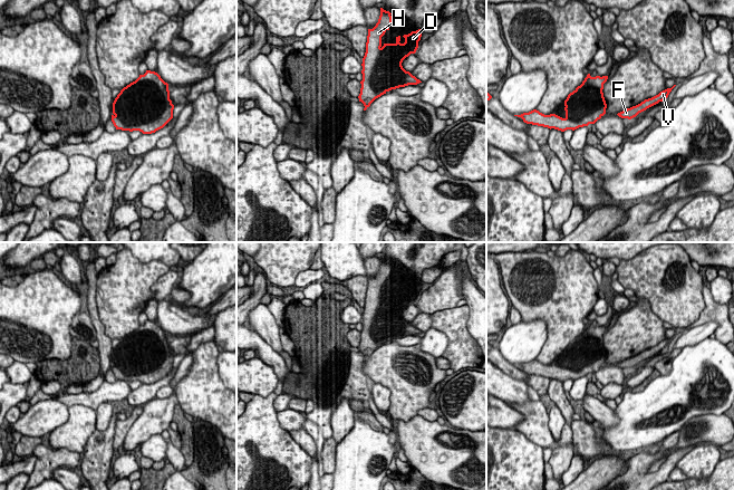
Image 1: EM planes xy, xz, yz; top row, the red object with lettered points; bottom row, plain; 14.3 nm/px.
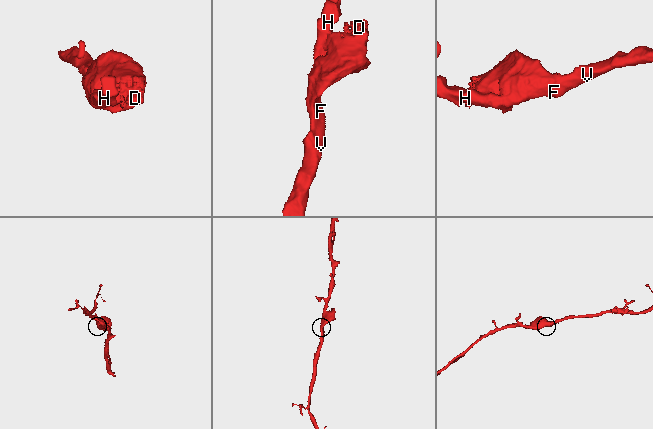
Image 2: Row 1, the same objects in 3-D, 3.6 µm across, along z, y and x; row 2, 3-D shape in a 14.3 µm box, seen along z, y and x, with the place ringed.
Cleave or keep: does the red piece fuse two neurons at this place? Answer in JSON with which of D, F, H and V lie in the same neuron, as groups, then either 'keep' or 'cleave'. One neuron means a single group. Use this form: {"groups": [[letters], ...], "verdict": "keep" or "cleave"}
{"groups": [["D", "F", "H", "V"]], "verdict": "keep"}

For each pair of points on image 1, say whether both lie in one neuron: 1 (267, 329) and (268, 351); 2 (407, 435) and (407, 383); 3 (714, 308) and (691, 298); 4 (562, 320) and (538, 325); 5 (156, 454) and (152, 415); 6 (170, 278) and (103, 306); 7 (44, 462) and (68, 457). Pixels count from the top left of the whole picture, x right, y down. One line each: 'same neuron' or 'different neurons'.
1: different neurons
2: different neurons
3: different neurons
4: different neurons
5: different neurons
6: different neurons
7: same neuron

